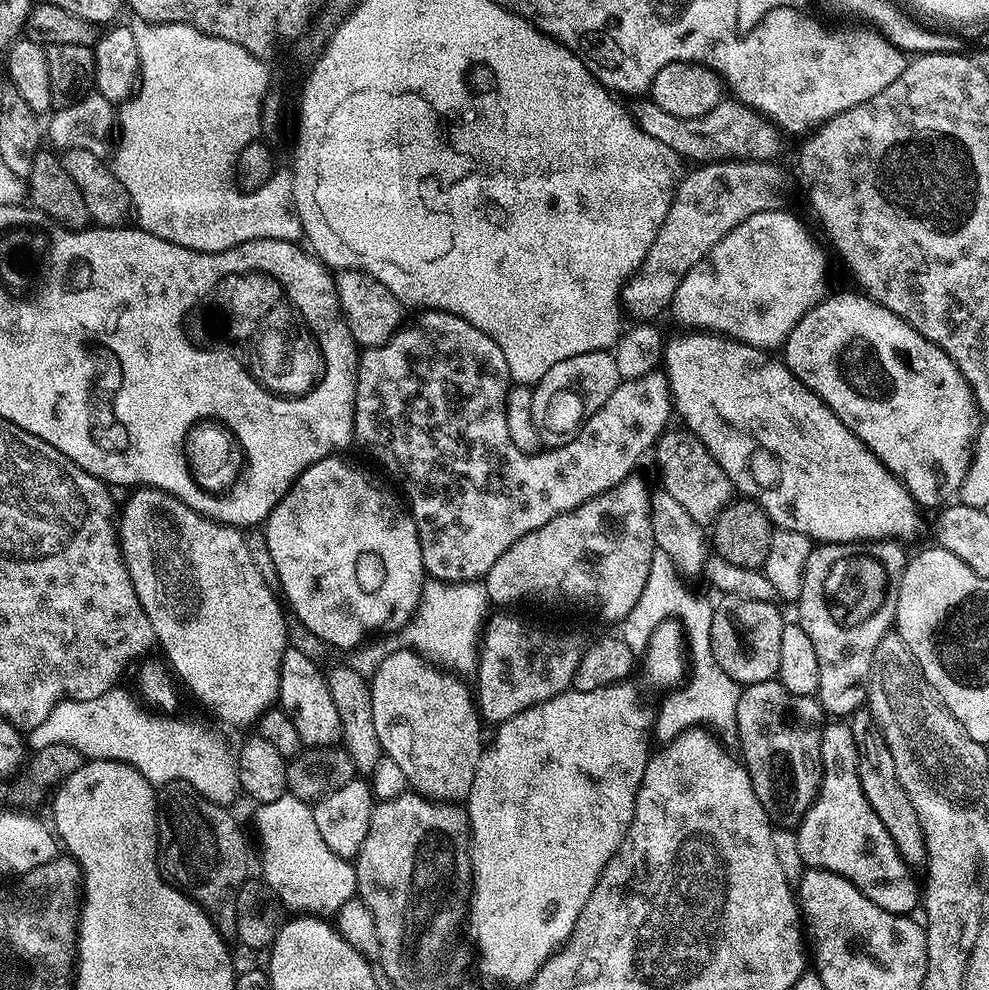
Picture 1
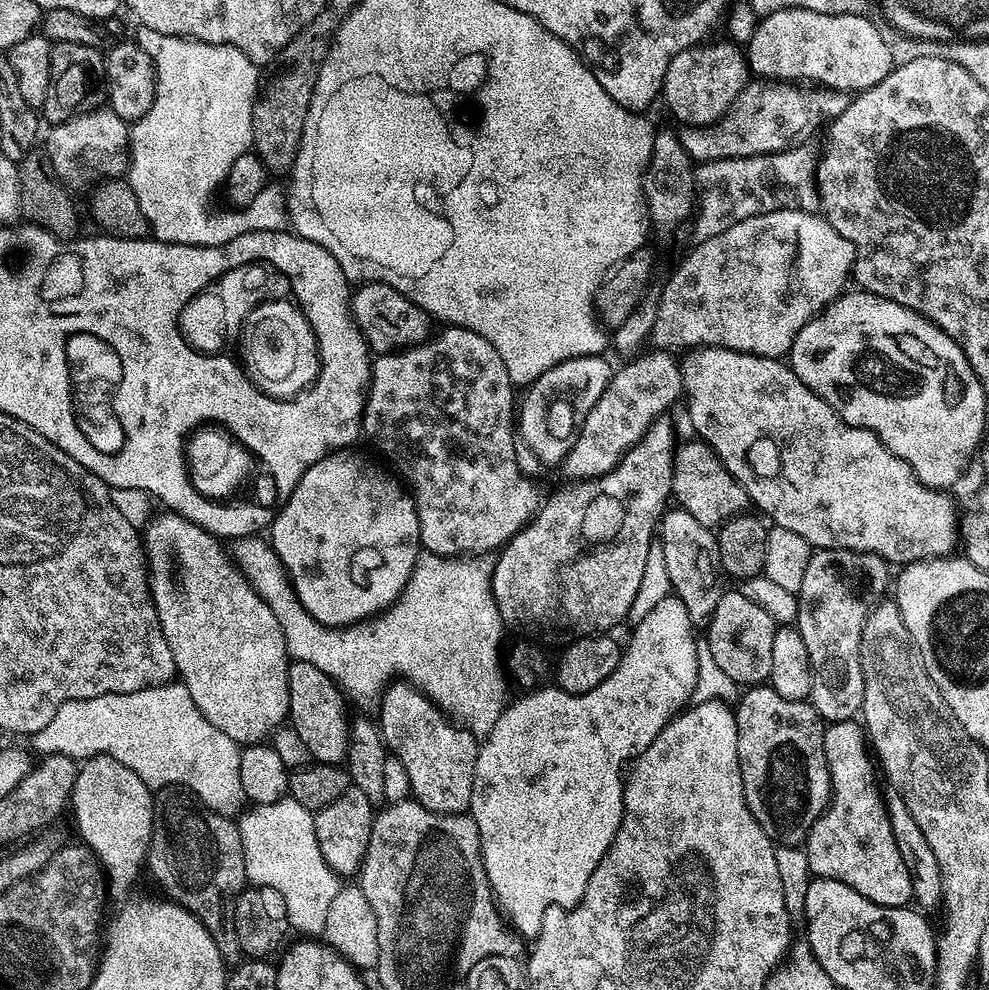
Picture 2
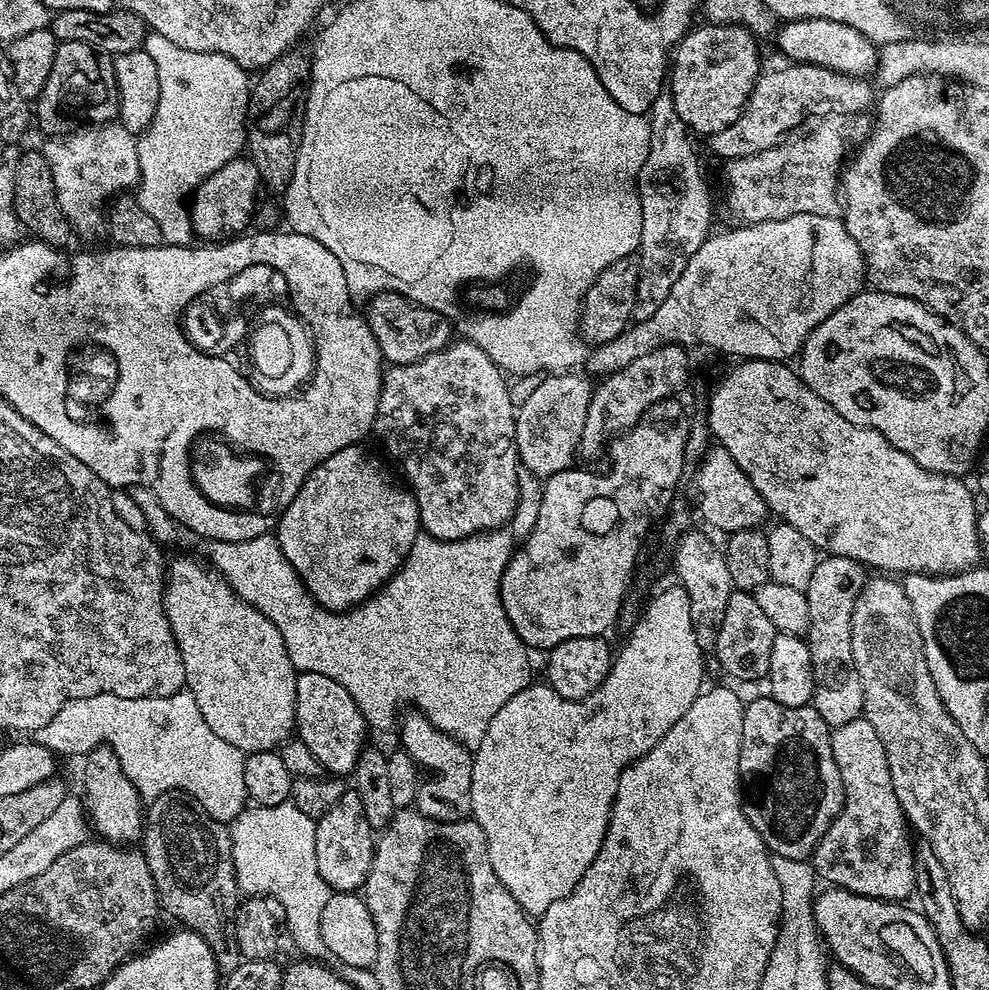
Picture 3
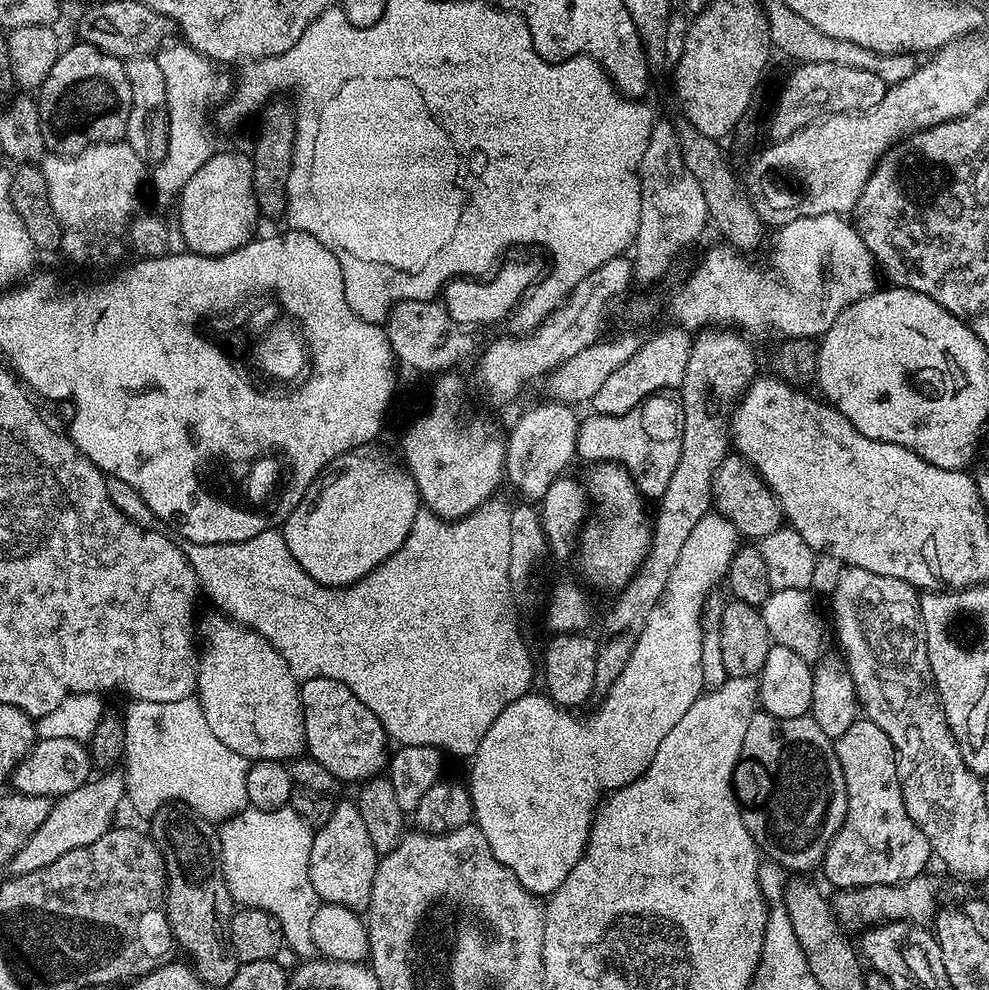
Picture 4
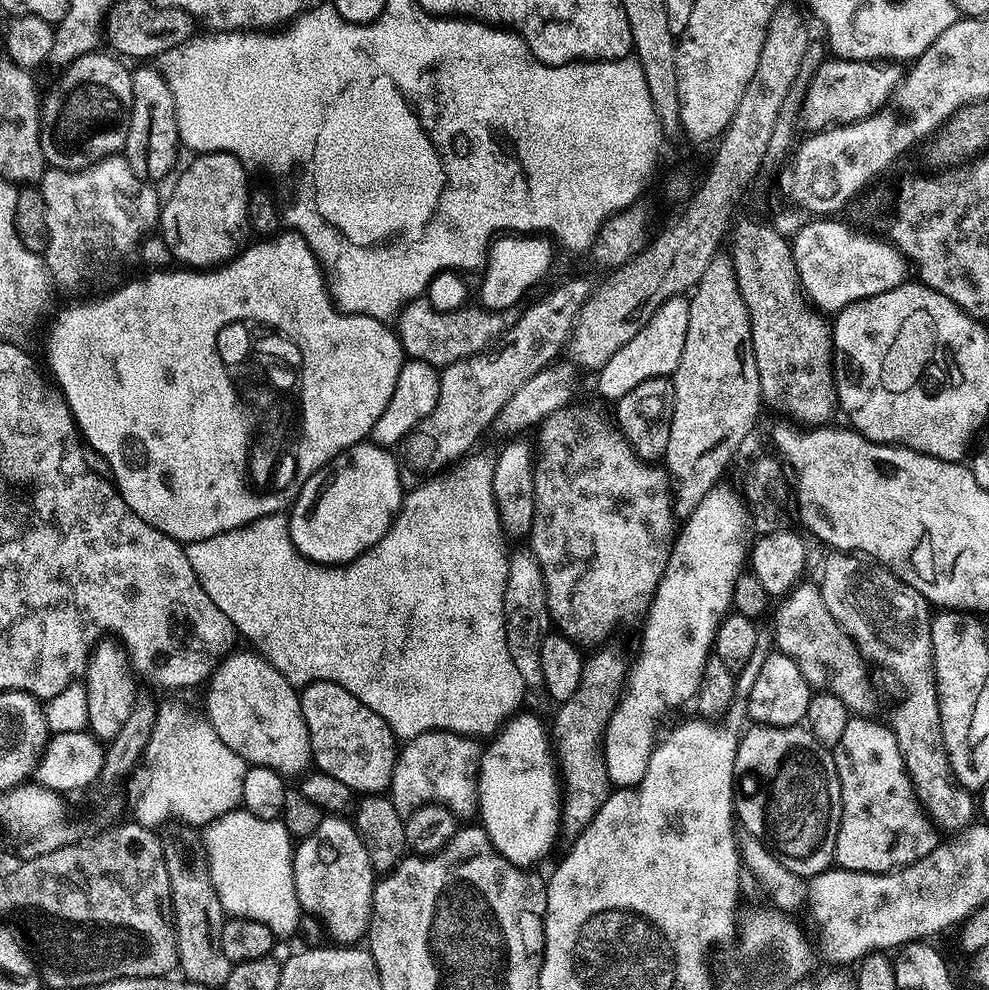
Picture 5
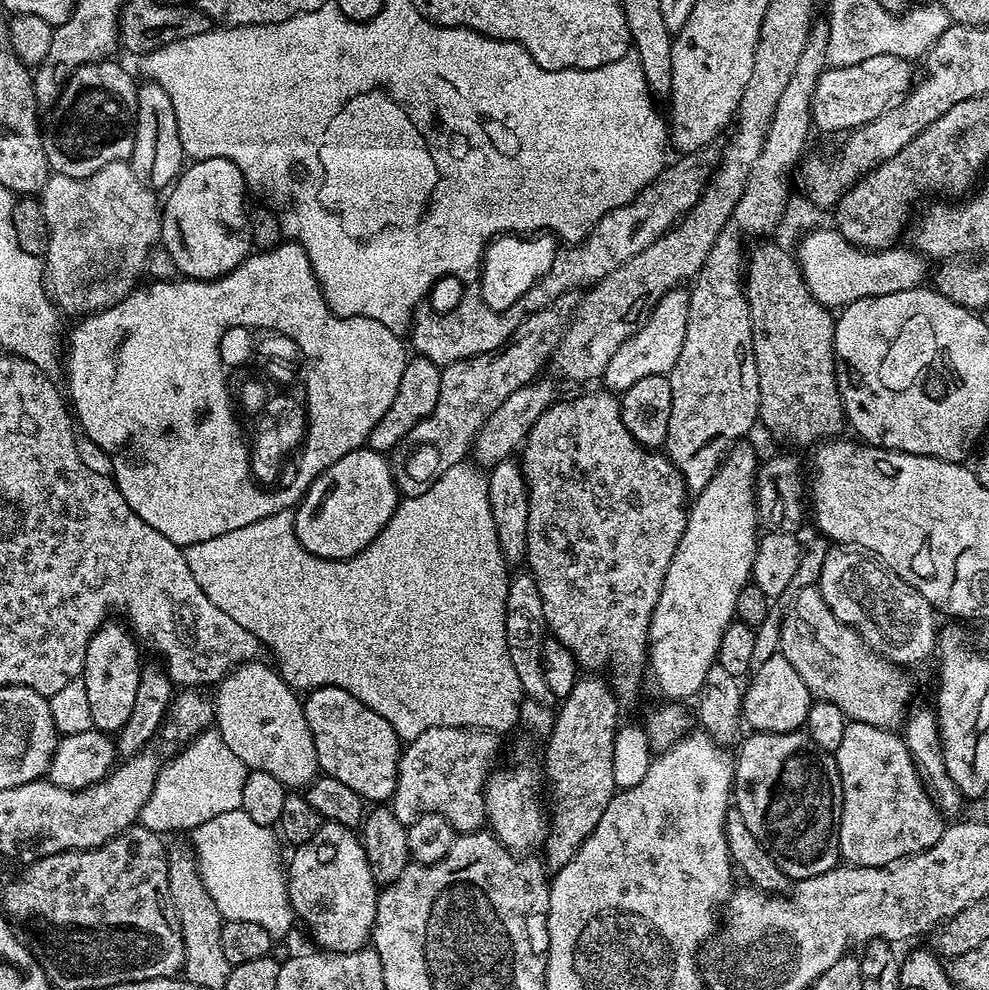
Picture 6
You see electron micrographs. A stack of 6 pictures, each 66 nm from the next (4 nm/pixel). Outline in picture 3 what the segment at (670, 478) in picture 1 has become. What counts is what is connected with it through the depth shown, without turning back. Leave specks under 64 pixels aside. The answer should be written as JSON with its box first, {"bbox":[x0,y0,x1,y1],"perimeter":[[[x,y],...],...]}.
{"bbox":[696,446,770,534],"perimeter":[[[712,446],[705,451],[699,461],[700,469],[696,472],[696,508],[700,516],[712,528],[717,528],[723,534],[731,534],[738,530],[750,530],[760,528],[763,520],[770,516],[770,510],[754,490],[754,482],[746,478],[742,466],[730,458],[728,451],[719,446]]]}

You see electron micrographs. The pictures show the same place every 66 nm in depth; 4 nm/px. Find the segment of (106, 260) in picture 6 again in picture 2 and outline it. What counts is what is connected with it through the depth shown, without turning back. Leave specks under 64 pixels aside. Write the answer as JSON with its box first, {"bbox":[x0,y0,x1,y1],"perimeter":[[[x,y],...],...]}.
{"bbox":[43,106,129,185],"perimeter":[[[101,106],[84,113],[83,116],[75,116],[73,120],[67,120],[61,124],[53,124],[47,129],[48,141],[43,141],[43,151],[48,153],[48,161],[54,166],[57,176],[65,185],[80,184],[83,180],[99,181],[101,178],[120,178],[128,170],[128,134],[129,121],[118,118],[110,106]]]}

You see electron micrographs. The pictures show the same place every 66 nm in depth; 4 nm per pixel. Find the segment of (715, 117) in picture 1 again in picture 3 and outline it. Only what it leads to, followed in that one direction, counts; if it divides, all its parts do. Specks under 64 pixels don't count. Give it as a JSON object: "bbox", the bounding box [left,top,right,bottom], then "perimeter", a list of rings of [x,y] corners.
{"bbox":[706,62,874,162],"perimeter":[[[788,62],[785,65],[785,68],[776,68],[773,72],[768,72],[768,70],[761,71],[740,117],[730,126],[726,126],[726,130],[716,132],[712,136],[707,137],[706,144],[708,144],[709,150],[714,155],[721,156],[721,161],[727,162],[734,158],[758,154],[762,150],[770,150],[774,146],[783,144],[786,134],[788,134],[784,132],[798,127],[799,124],[805,123],[804,125],[807,125],[813,118],[826,116],[847,116],[852,118],[855,117],[855,112],[864,112],[868,107],[869,111],[873,107],[874,92],[872,96],[872,88],[867,84],[869,81],[863,76],[842,74],[817,64]]]}

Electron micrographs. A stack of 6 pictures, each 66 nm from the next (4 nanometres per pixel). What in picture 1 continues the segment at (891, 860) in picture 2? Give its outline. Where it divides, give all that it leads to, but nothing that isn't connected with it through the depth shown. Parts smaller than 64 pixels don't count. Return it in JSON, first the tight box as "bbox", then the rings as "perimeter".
{"bbox":[795,723,922,916],"perimeter":[[[825,723],[820,759],[820,792],[795,829],[798,854],[808,868],[821,868],[846,878],[870,902],[899,916],[917,911],[922,900],[913,869],[898,854],[890,833],[866,802],[858,768],[858,750],[851,723]]]}

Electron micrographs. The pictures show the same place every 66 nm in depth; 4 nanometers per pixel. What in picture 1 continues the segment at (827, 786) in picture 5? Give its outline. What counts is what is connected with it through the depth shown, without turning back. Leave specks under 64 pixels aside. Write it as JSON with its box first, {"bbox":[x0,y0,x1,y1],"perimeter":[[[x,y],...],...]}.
{"bbox":[736,679,826,829],"perimeter":[[[779,679],[750,684],[741,691],[736,711],[736,740],[741,752],[739,755],[744,769],[750,774],[758,802],[762,802],[768,819],[776,828],[795,829],[816,801],[816,795],[820,792],[820,759],[825,723],[826,713],[821,708],[819,699],[790,694],[790,690],[786,690]]]}

